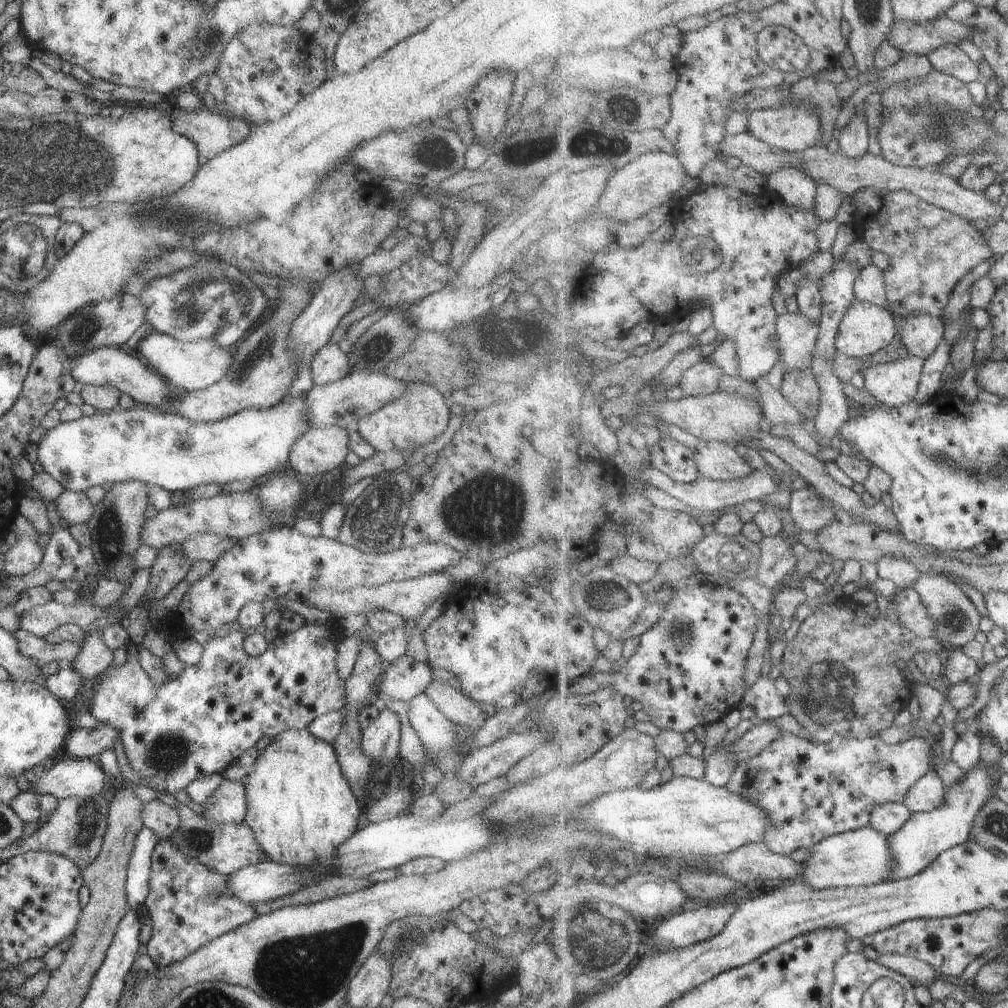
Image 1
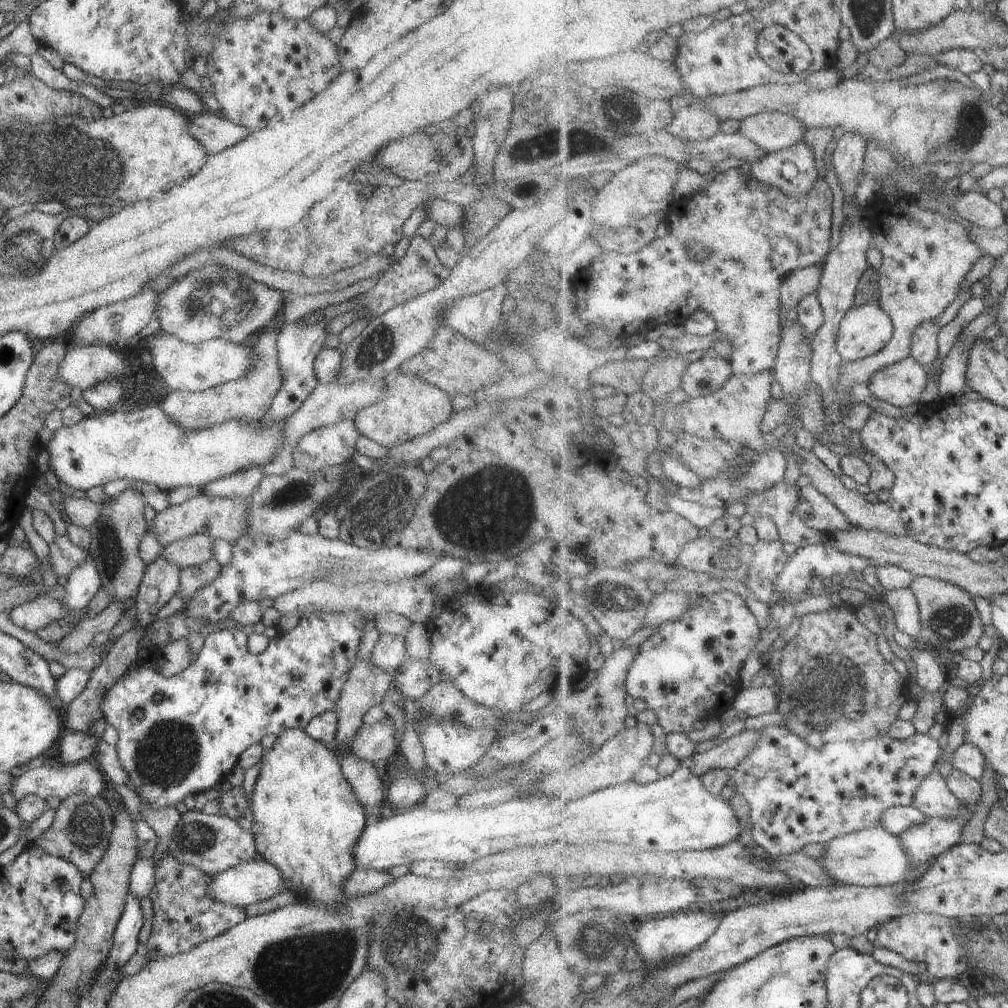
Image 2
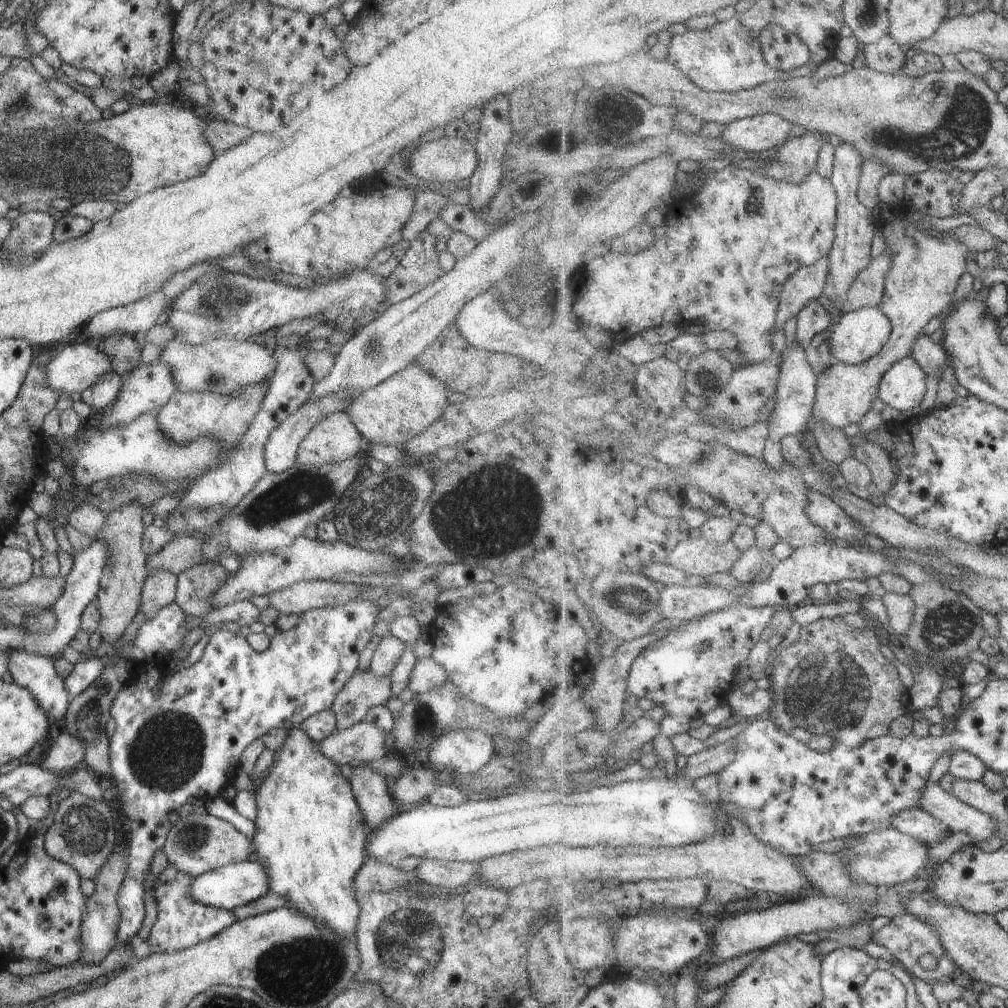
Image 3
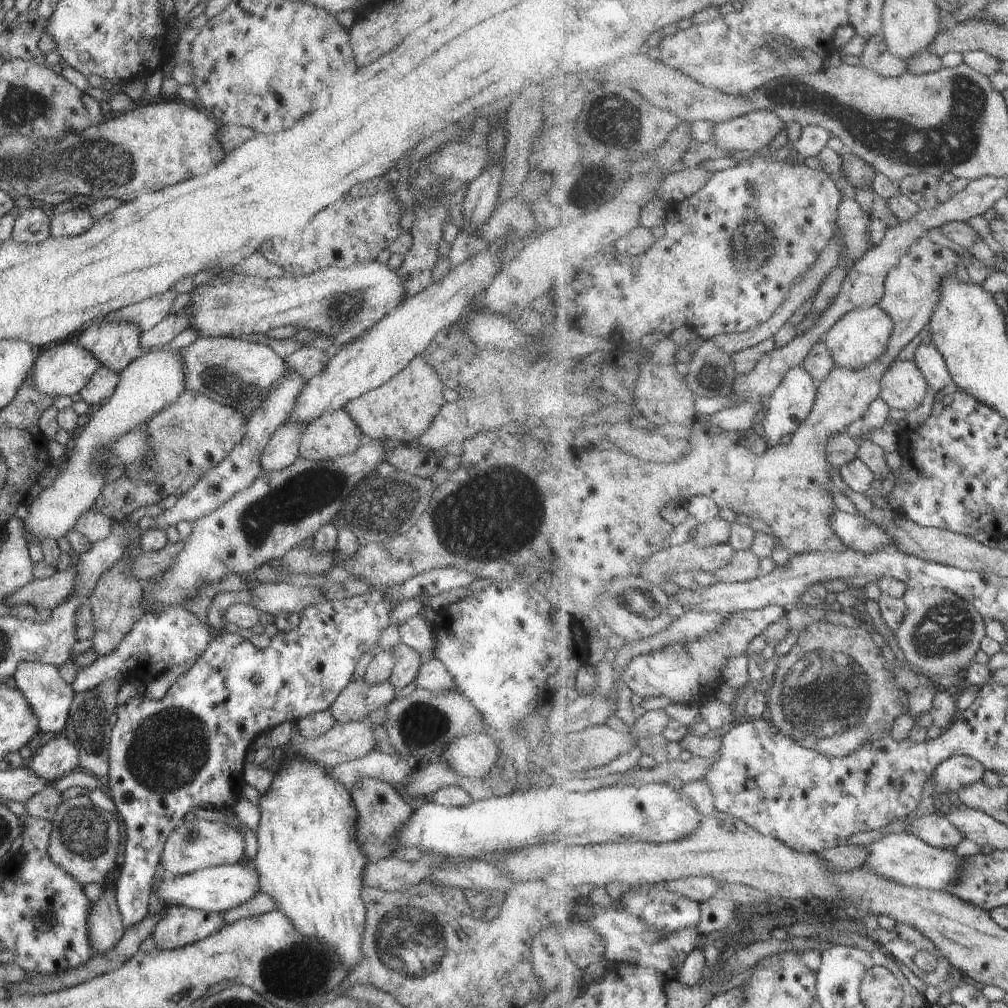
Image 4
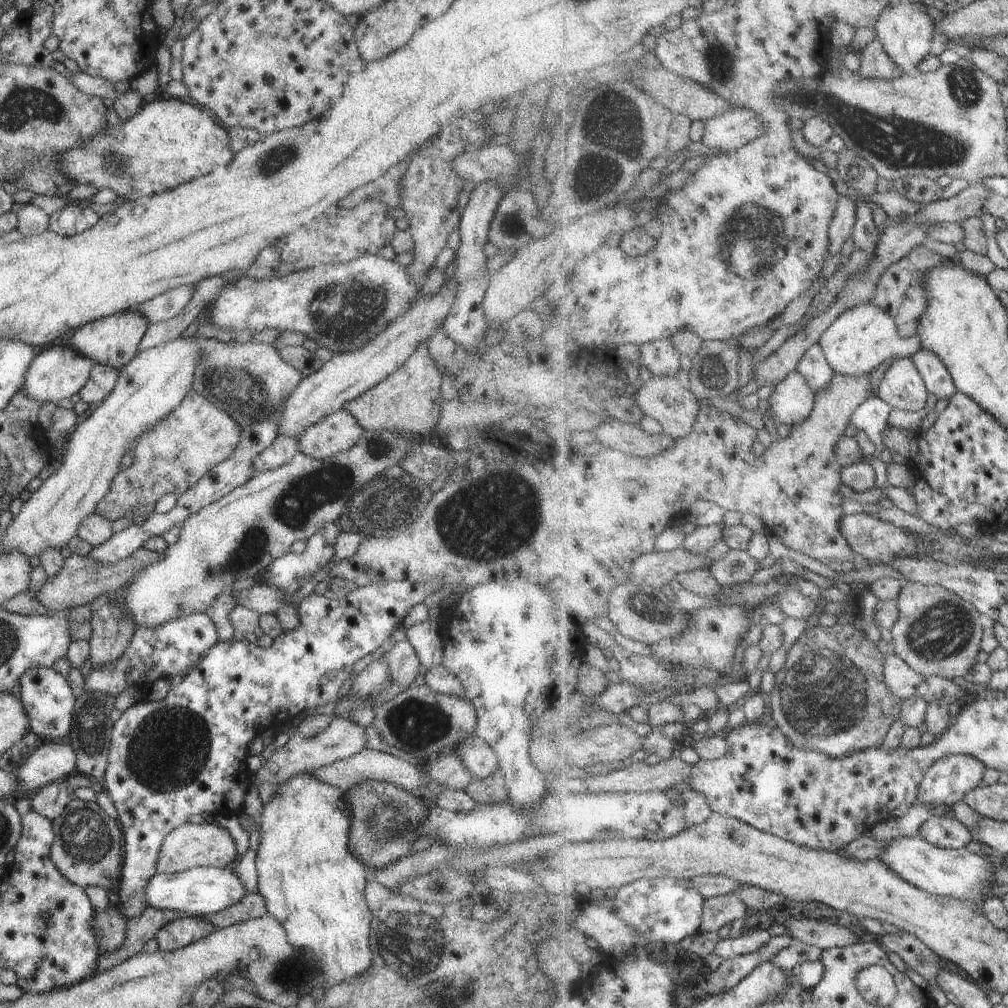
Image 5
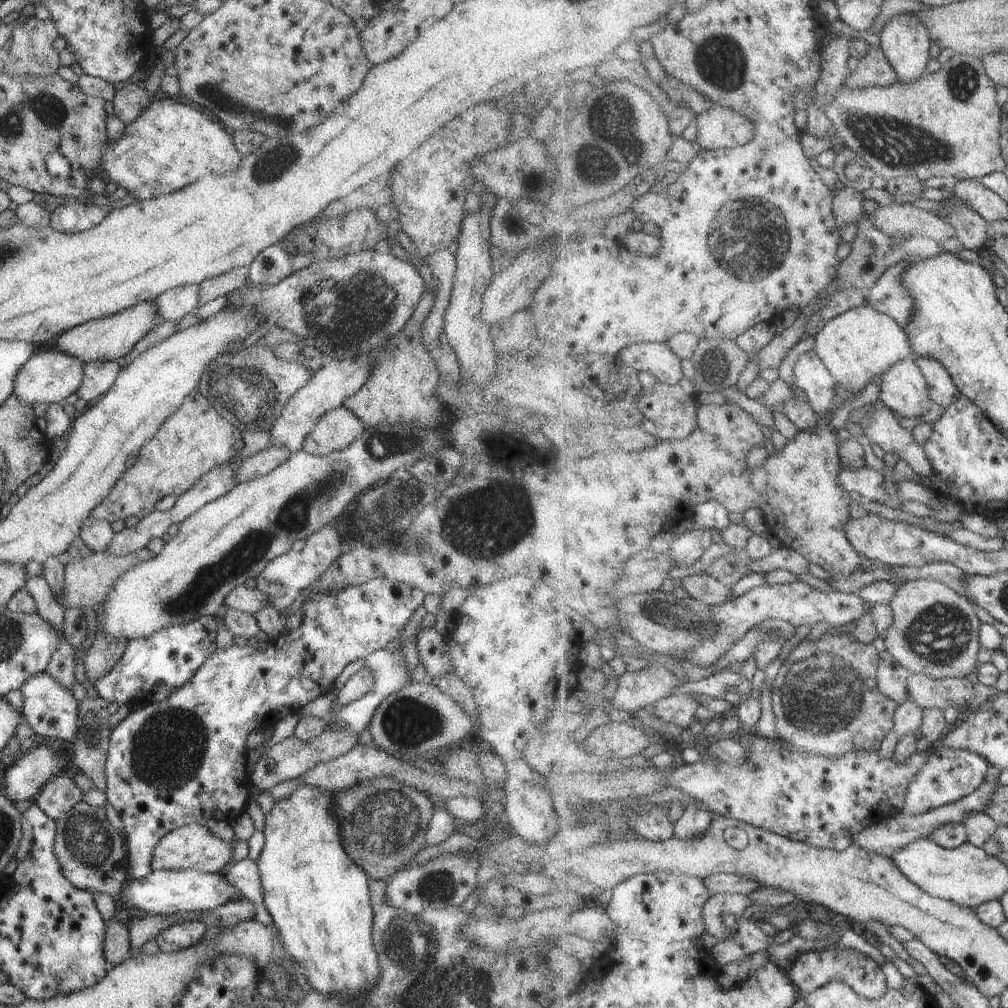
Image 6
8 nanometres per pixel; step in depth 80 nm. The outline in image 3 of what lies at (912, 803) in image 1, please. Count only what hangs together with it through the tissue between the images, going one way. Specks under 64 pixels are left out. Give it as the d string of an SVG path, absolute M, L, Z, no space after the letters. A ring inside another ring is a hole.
M929 781L926 786L921 807L944 821L950 830L968 832L973 843L990 840L995 835L997 822L989 814L962 802L956 795L944 790L938 781Z

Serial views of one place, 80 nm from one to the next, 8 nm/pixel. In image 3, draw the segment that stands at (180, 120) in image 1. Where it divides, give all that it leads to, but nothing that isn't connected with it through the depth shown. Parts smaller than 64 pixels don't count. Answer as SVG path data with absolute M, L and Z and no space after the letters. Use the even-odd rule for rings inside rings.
M214 118L213 121L207 121L203 130L203 135L213 146L216 155L250 138L252 133L253 131L248 127L243 127L218 118Z

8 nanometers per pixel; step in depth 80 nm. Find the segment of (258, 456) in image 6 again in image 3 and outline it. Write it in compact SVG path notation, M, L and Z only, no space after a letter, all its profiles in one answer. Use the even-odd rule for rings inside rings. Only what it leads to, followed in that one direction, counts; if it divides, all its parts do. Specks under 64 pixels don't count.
M339 390L325 397L306 401L298 407L296 412L293 412L282 424L279 424L268 437L264 447L264 460L267 471L273 473L281 473L289 469L294 463L297 462L297 452L302 439L312 430L316 423L329 417L332 413L347 413L352 401L360 396L362 392L351 390Z

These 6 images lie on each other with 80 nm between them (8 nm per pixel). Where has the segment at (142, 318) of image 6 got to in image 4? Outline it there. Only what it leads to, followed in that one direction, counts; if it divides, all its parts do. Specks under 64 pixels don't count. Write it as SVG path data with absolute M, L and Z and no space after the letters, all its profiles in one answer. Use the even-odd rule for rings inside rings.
M102 320L92 322L78 338L78 344L87 348L104 367L120 374L133 360L144 353L141 344L141 330L132 323L114 323Z

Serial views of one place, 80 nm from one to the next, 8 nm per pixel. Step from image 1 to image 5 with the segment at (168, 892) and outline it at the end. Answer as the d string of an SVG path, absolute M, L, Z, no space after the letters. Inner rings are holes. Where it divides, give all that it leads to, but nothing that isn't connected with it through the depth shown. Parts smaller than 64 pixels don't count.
M178 915L155 932L160 951L175 951L208 936L216 928L201 915Z

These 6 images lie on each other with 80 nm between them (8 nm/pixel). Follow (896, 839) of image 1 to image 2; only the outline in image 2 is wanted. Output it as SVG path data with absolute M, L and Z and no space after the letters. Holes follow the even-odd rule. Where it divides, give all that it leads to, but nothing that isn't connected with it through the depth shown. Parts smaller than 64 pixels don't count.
M930 817L924 824L913 826L901 834L902 848L912 857L914 868L932 862L960 845L966 823L966 819Z

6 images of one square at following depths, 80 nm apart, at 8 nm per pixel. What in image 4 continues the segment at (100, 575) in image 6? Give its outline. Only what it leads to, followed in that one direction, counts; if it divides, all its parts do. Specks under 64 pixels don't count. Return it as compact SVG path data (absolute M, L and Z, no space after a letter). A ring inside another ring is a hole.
M179 540L169 542L159 551L144 552L141 550L129 571L133 577L147 582L150 579L156 579L162 573L165 573L174 562L177 554L184 548L185 542ZM72 557L72 565L66 571L56 573L45 579L32 579L22 588L9 594L1 602L13 607L14 605L32 605L42 608L56 608L63 600L74 592L77 570L77 558Z

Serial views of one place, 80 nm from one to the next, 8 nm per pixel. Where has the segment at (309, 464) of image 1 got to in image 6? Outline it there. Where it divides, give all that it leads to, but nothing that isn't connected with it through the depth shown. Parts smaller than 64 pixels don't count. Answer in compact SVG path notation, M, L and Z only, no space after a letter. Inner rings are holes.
M344 405L324 413L302 443L302 450L313 455L327 455L346 448L364 432L363 422Z

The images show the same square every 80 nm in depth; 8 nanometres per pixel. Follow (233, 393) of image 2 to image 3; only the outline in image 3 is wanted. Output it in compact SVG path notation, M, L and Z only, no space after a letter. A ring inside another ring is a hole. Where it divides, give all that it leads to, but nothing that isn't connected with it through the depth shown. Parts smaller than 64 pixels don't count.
M270 380L251 384L248 390L244 390L244 394L236 394L234 397L228 394L176 390L157 412L159 427L173 441L180 444L188 444L198 437L212 435L223 442L223 447L234 447L254 422L268 392L269 384Z

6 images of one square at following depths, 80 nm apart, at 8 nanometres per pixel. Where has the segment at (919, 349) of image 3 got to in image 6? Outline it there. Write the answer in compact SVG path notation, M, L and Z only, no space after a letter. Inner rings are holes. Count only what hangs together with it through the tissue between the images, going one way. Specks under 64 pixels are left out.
M920 356L916 358L916 361L926 375L931 395L936 403L948 408L963 395L950 371L937 358Z

